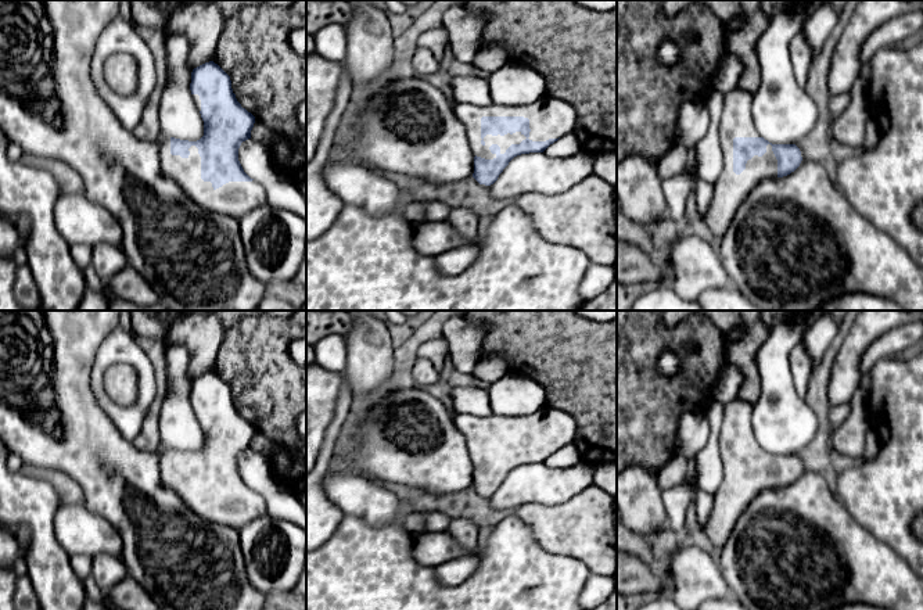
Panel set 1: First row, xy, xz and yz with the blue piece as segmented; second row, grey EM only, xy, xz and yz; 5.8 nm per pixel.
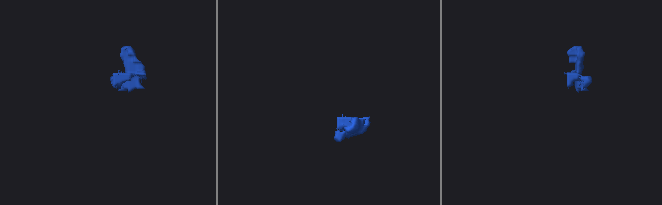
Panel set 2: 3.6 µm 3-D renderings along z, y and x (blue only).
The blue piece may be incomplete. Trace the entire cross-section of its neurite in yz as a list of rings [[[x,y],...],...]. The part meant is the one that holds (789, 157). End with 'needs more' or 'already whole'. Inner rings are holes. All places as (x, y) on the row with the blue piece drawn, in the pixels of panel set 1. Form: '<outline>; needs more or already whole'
[[[744,89],[723,96],[719,121],[723,168],[701,222],[703,232],[717,243],[755,187],[765,180],[790,175],[802,161],[795,144],[772,144],[758,133],[753,121],[753,97]]]; needs more

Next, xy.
[[[213,61],[193,69],[190,90],[204,121],[204,136],[197,141],[164,137],[159,146],[161,171],[204,209],[241,219],[266,204],[263,186],[251,179],[238,161],[238,148],[251,139],[255,116],[241,107],[230,76]]]; needs more

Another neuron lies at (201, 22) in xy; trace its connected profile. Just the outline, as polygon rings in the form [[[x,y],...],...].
[[[179,0],[164,28],[166,32],[182,33],[187,37],[188,65],[194,69],[213,61],[225,28],[225,17],[213,3],[186,3]]]

